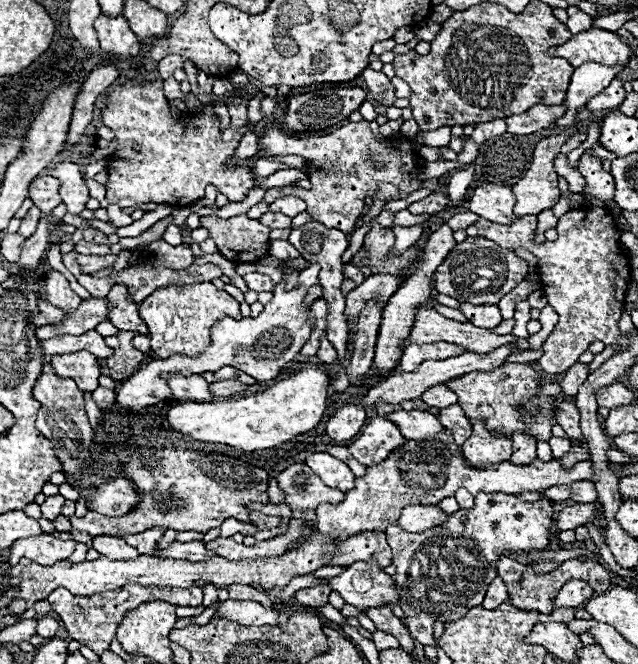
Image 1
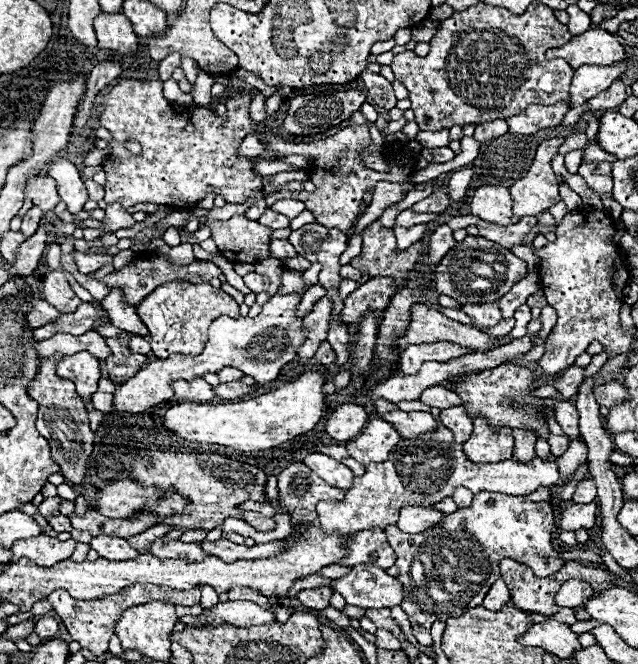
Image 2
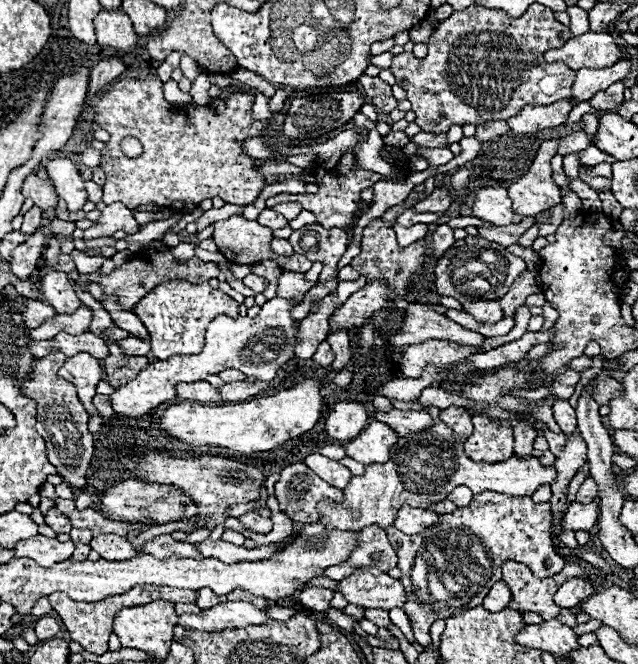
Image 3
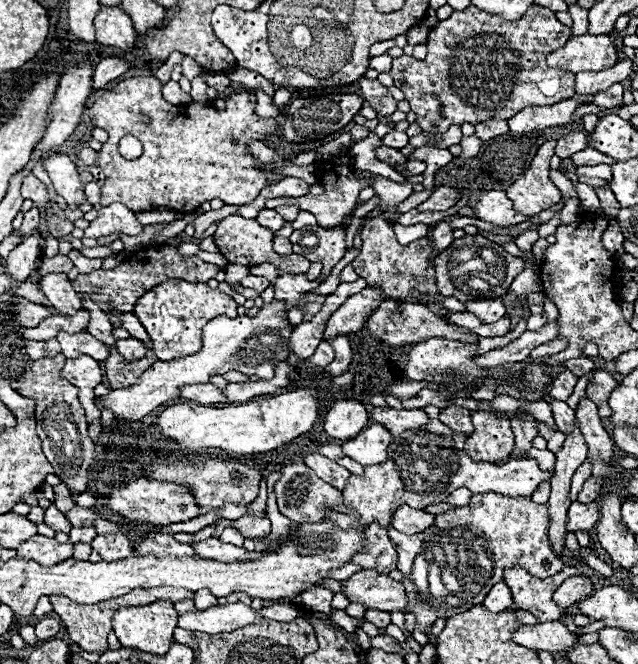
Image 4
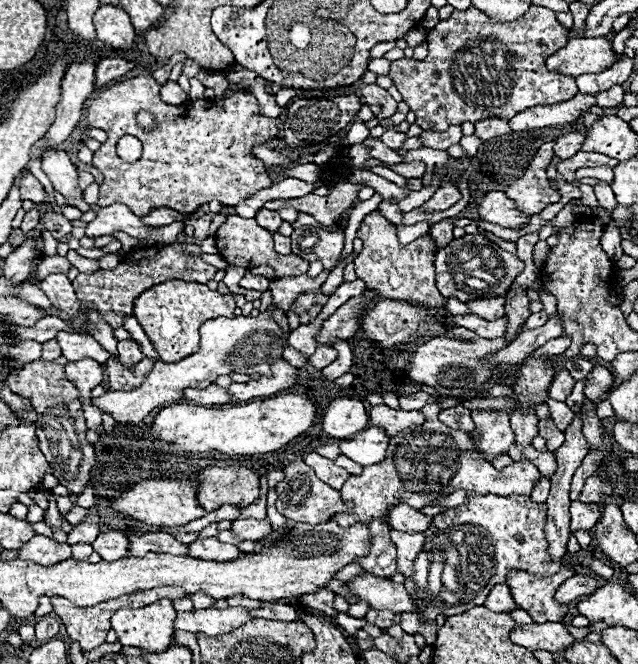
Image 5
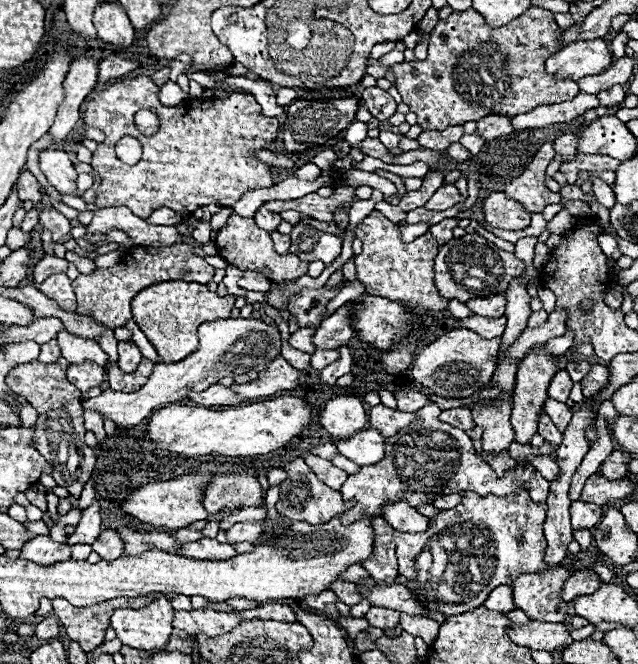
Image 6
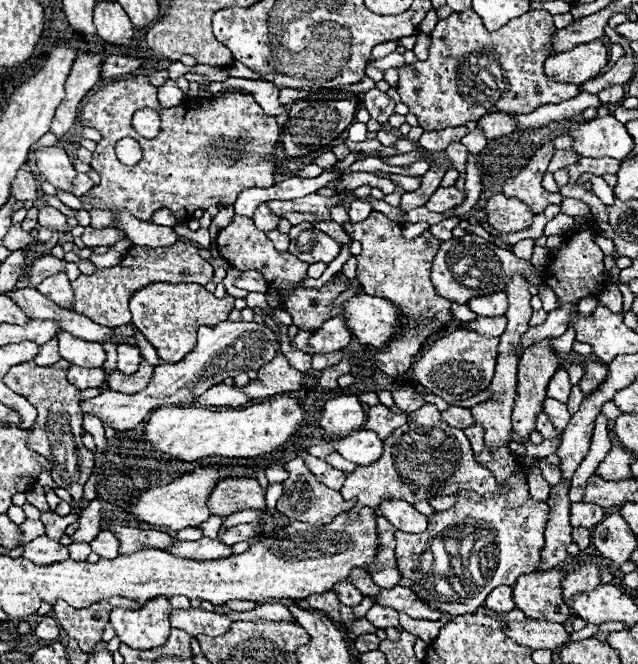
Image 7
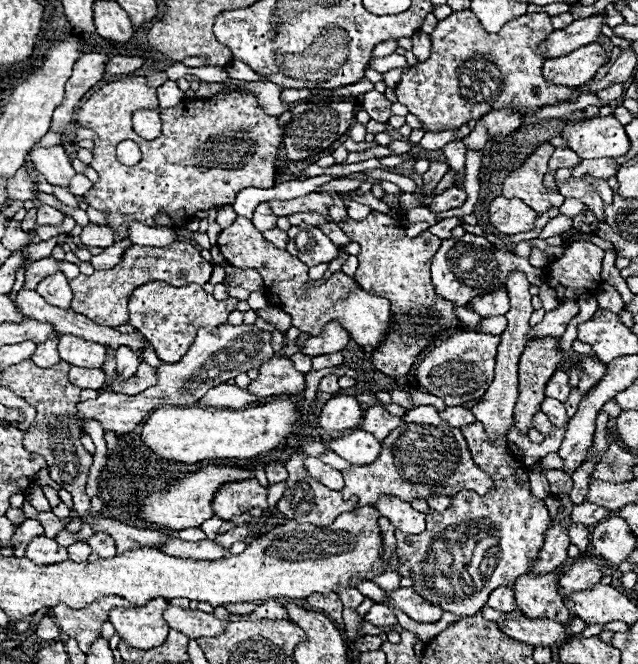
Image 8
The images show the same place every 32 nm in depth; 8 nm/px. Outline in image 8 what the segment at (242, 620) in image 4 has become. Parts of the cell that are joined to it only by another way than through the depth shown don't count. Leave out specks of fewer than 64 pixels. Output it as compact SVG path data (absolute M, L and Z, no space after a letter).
M168 606L164 616L170 628L184 632L190 640L198 640L202 636L218 636L228 626L228 620L220 620L214 614L202 610L184 610L178 606Z

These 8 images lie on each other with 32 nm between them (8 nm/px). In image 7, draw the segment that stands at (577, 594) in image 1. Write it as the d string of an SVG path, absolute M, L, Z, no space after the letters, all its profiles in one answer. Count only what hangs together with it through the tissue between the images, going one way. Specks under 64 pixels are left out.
M584 564L562 580L562 598L570 600L580 592L588 592L588 590L592 592L598 584L600 584L600 574L596 570L596 564Z

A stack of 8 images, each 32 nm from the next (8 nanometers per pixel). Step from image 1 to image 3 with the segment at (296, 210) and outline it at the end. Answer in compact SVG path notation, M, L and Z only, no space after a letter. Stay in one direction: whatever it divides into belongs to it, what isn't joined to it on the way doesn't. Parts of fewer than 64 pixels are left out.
M282 202L282 204L276 204L276 206L274 206L274 210L276 210L276 212L280 212L282 216L286 216L288 220L294 220L302 211L302 207L296 202Z

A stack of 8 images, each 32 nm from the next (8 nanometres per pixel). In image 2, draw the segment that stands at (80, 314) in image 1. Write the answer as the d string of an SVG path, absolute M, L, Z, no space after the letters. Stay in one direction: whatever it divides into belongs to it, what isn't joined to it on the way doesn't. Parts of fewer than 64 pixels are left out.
M96 301L95 304L91 304L90 309L88 304L91 303L82 302L74 314L64 314L56 322L34 328L34 338L36 340L48 340L48 338L60 333L78 336L91 330L98 319L98 313L104 312L104 306L100 301Z

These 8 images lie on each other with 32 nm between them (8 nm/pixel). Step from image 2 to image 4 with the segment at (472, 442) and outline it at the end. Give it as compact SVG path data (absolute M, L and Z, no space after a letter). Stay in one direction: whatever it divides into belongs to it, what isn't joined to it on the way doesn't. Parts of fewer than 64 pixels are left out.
M472 412L474 432L466 440L466 450L472 460L498 462L510 456L514 448L514 436L510 420L494 416L490 412Z

